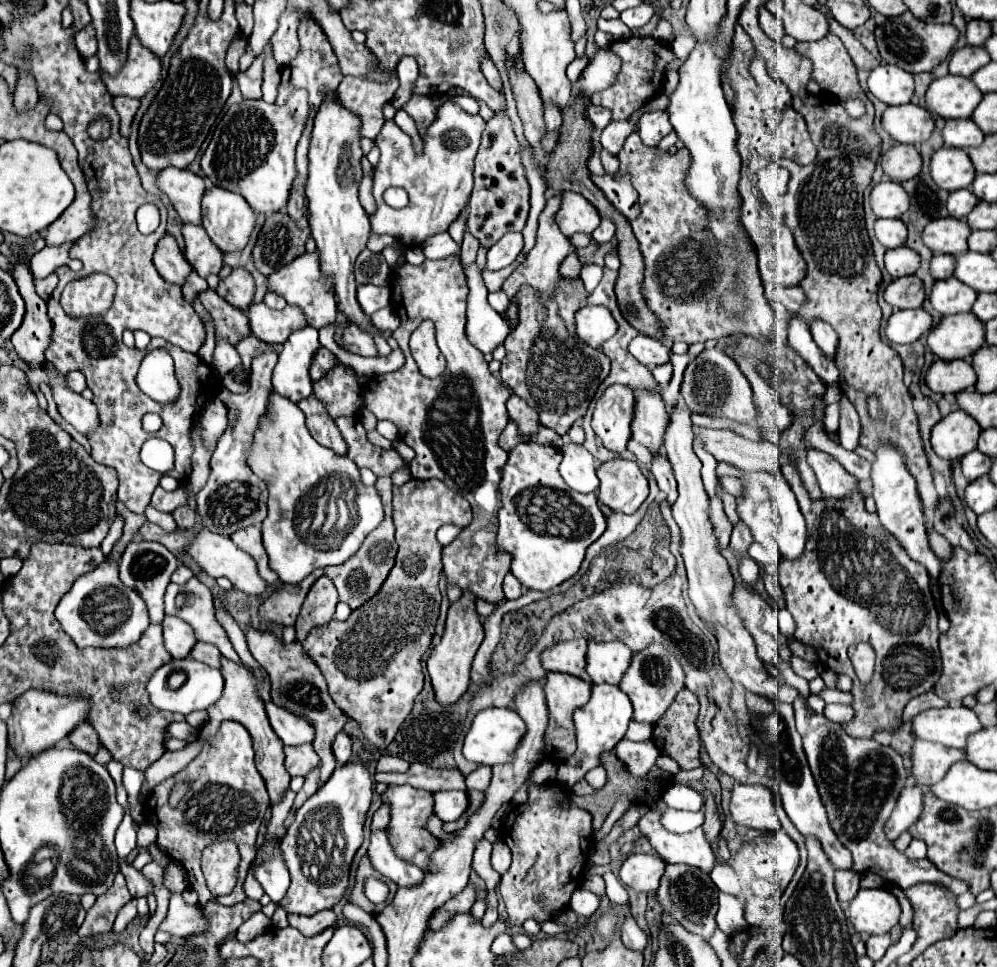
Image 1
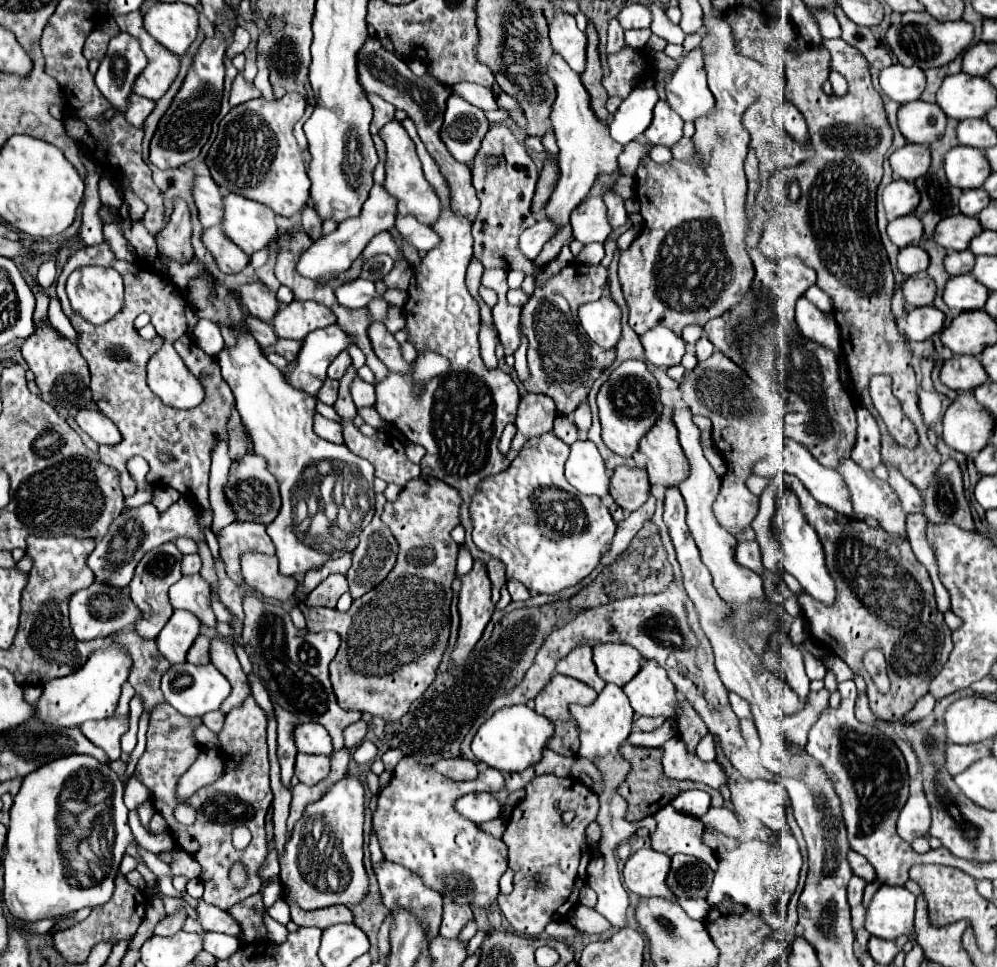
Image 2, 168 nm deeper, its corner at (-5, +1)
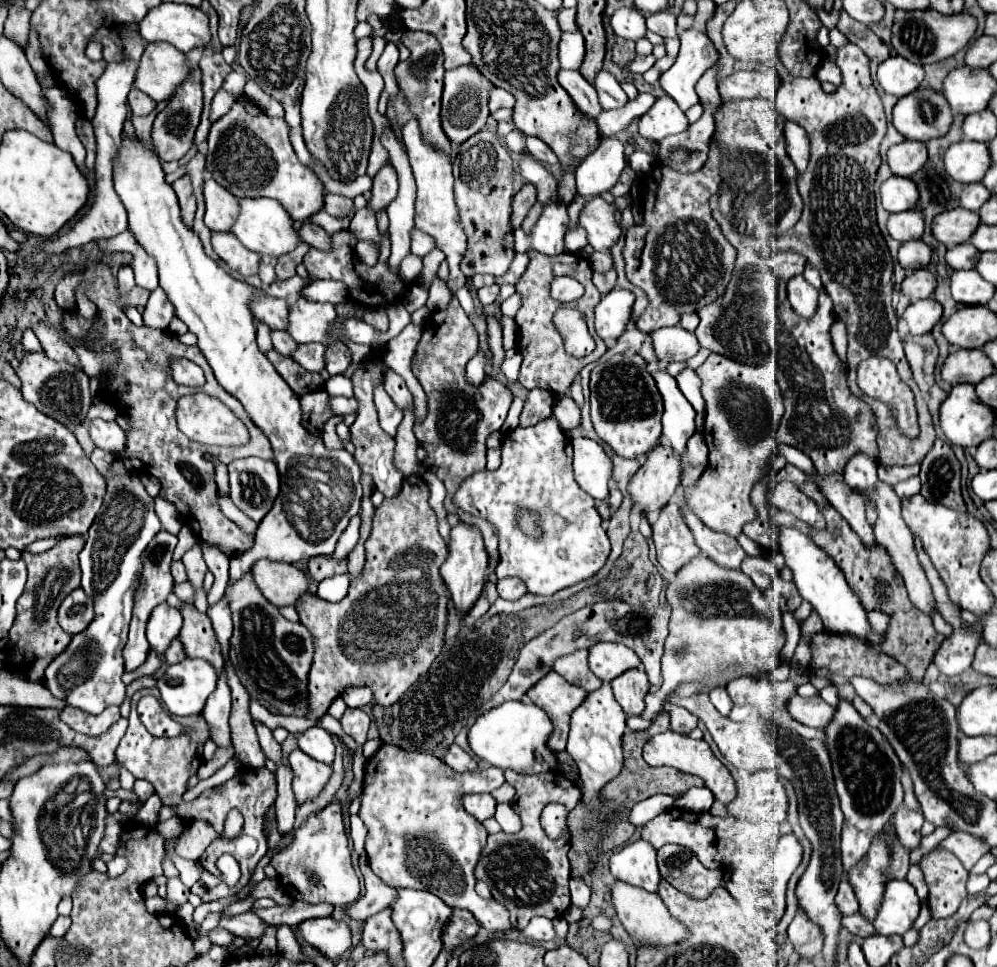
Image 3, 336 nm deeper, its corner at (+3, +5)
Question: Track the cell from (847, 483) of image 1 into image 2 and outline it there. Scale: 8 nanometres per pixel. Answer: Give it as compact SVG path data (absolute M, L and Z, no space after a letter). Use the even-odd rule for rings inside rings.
M841 459L841 463L835 467L835 471L845 479L845 485L849 489L849 497L851 497L851 505L855 509L855 515L859 519L871 515L879 521L879 525L887 531L887 533L897 533L901 537L905 535L905 511L901 507L901 503L897 501L897 495L893 495L895 491L889 487L887 481L877 479L871 471L865 471L863 467L859 467L857 463L853 463L853 459Z

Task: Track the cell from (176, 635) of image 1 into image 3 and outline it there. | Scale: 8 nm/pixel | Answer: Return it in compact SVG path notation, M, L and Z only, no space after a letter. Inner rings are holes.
M167 603L157 605L153 609L153 615L149 615L147 641L153 649L157 649L159 657L163 657L163 651L179 635L181 623L183 623L181 613L175 607L169 607Z

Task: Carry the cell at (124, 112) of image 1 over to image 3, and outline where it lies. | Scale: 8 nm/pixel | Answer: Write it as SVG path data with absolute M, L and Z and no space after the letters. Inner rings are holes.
M133 87L131 93L129 93L129 107L131 107L133 115L145 117L145 115L149 115L157 107L157 103L153 99L149 99L149 95L145 95L141 89Z

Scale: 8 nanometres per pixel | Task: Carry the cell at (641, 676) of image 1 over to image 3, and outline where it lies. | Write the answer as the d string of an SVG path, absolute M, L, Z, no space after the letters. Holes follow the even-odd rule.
M629 669L611 681L613 695L627 715L643 713L643 709L645 709L643 699L647 695L647 687L649 687L649 681L647 681L647 675L643 669Z

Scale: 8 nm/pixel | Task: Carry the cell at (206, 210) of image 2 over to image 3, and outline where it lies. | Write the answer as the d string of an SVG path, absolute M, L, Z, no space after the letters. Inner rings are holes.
M207 179L205 181L205 225L211 231L231 231L235 219L237 219L237 211L239 211L239 199L235 195L231 195L229 191L225 191L219 183L215 183L215 179Z

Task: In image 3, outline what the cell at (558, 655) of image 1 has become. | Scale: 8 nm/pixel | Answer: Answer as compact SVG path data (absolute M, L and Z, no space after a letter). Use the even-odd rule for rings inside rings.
M579 649L573 655L565 655L555 661L553 671L557 671L561 677L565 677L571 685L579 685L585 691L595 691L603 685L603 681L591 673L591 669L587 665L587 655L589 655L587 649Z

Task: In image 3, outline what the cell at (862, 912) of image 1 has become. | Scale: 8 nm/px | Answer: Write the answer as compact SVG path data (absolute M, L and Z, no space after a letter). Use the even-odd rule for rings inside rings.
M891 879L885 887L883 903L877 919L873 921L879 935L903 935L919 917L921 901L905 879Z

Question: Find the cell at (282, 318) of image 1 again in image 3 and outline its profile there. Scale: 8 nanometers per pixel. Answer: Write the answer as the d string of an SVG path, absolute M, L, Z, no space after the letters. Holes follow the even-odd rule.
M299 297L289 309L289 335L297 343L325 343L335 319L335 305L315 303Z

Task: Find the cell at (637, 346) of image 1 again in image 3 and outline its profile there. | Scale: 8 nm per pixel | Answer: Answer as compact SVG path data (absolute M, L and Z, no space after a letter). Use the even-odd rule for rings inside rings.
M681 325L673 327L661 327L651 333L655 353L659 361L671 363L671 361L687 361L695 357L701 349L697 337L689 331L685 331Z

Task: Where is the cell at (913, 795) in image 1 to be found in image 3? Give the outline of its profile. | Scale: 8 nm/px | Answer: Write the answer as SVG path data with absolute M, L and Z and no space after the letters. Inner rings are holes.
M899 807L897 813L893 815L893 823L897 829L897 837L901 839L901 845L907 849L917 849L921 843L923 815L907 807Z

